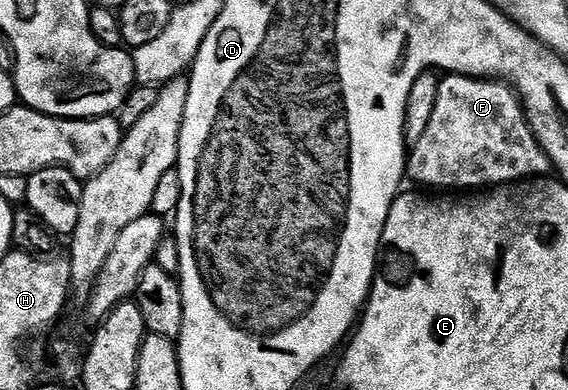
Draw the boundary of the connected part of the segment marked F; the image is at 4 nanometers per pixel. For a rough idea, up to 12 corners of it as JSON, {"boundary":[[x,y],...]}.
{"boundary":[[442,76],[407,153],[429,191],[544,177],[512,85]]}

